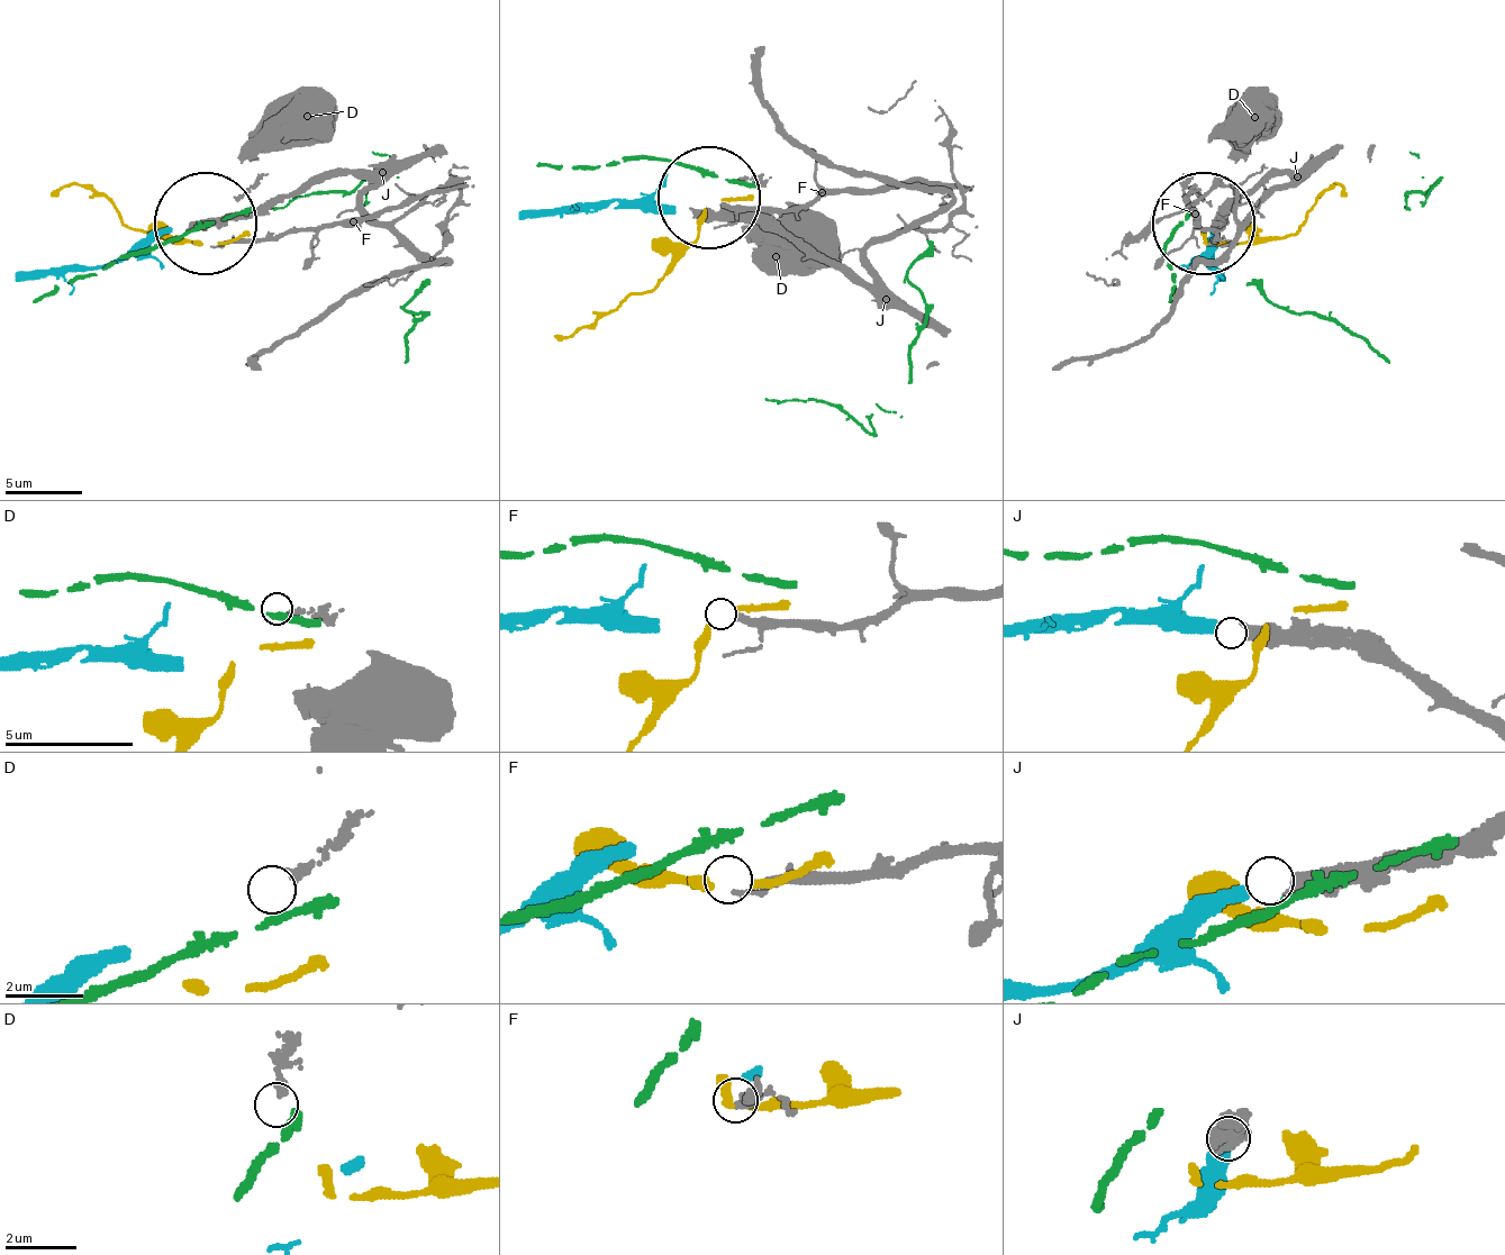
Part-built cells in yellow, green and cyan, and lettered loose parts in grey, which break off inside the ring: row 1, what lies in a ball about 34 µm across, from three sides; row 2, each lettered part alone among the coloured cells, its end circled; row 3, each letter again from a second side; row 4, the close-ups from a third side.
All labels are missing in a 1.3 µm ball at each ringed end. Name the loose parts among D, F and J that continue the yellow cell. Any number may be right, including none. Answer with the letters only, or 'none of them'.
none of them

